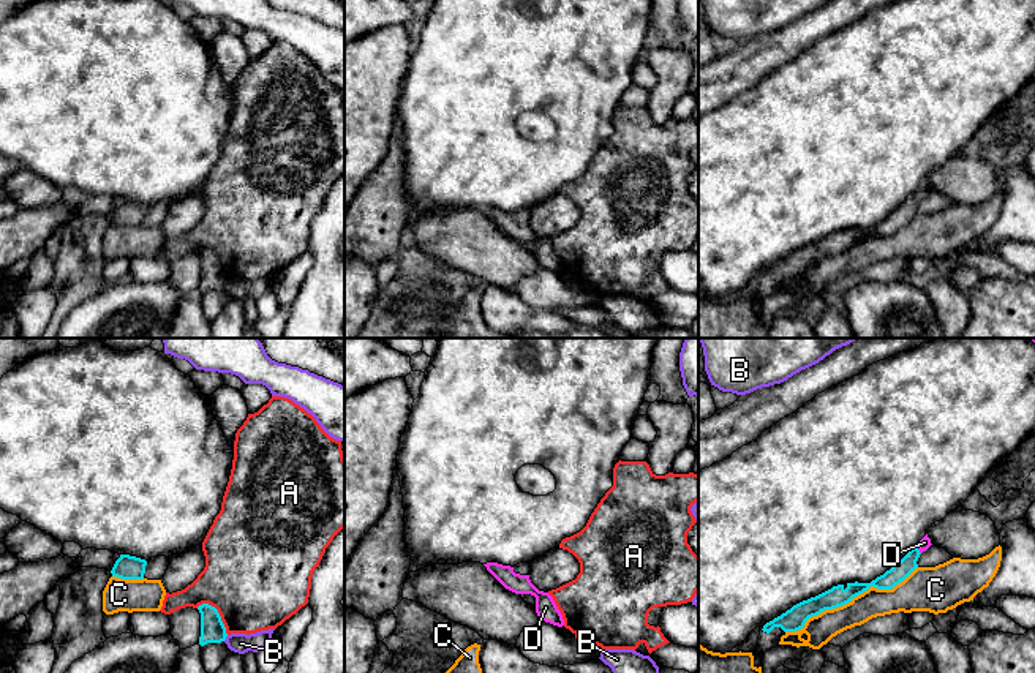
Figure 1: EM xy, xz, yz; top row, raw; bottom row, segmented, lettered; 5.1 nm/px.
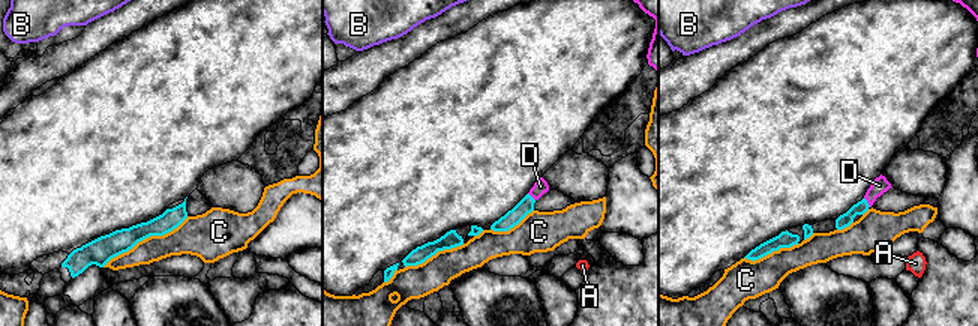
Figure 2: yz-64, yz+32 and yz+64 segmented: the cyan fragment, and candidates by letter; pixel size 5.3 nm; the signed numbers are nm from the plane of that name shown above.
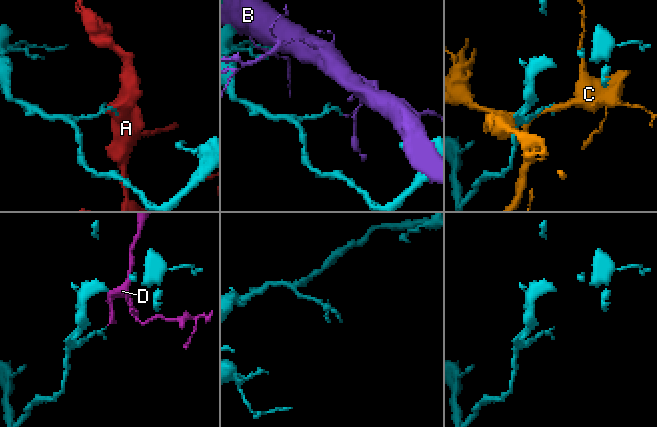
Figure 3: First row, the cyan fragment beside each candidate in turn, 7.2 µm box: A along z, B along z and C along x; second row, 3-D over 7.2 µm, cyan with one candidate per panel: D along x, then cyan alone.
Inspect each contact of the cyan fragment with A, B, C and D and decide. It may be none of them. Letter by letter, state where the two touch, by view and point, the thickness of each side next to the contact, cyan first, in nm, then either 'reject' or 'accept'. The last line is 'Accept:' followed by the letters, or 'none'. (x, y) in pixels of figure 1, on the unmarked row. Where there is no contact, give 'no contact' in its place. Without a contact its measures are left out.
A: contact xy (217, 258); calibres 130 and 480 nm; reject
B: contact xy (225, 285); calibres 130 and 100 nm; reject
C: contact yz (850, 245); calibres 100 and 150 nm; reject
D: contact yz (918, 196); calibres 90 and 60 nm; accept
Accept: D

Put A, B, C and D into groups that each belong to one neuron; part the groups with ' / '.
A / B / C / D

